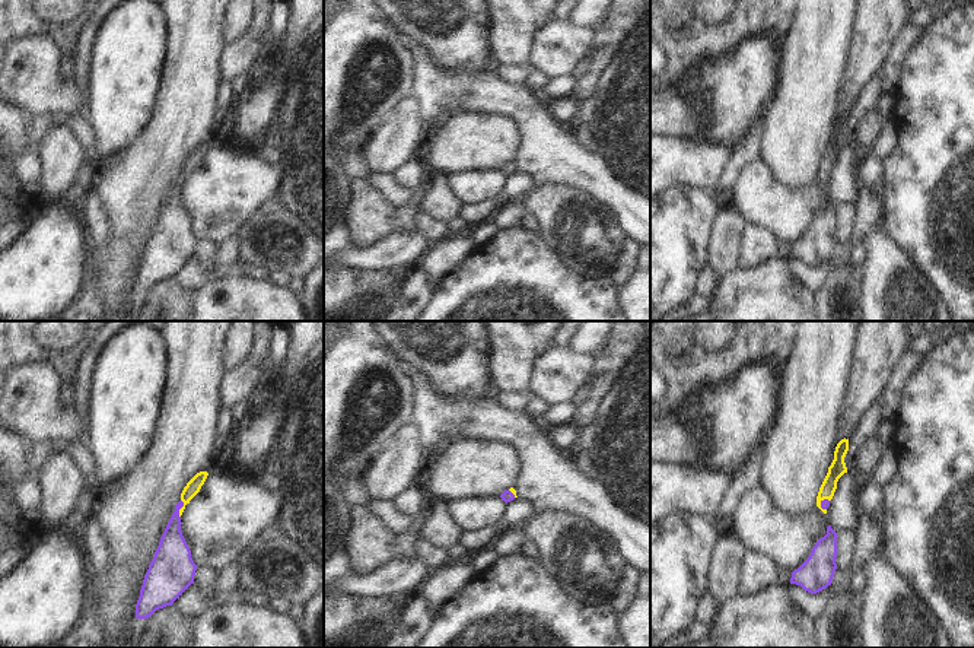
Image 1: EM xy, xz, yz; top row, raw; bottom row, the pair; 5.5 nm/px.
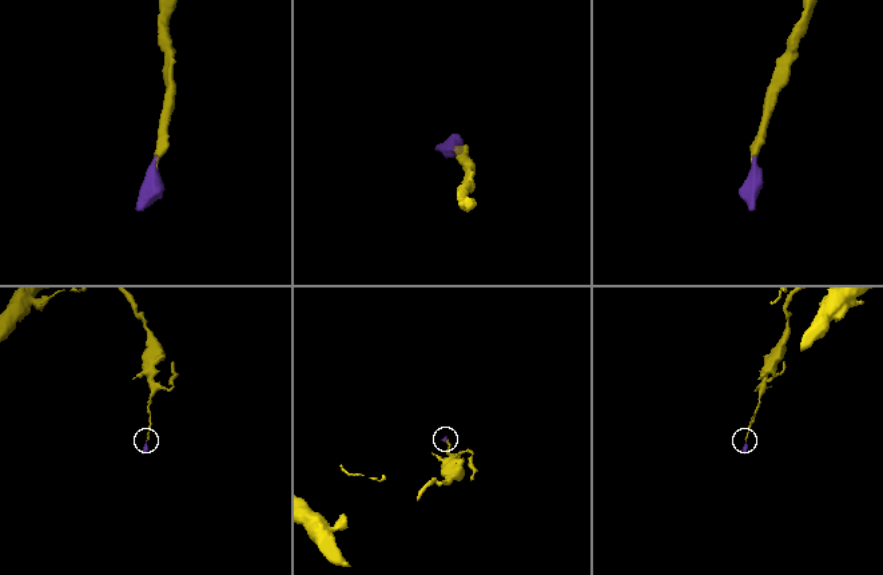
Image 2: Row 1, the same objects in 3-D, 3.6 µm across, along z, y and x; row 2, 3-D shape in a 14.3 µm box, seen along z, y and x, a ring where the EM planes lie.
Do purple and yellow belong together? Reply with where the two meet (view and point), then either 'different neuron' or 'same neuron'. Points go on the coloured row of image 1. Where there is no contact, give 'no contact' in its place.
contact xy (180, 508); same neuron

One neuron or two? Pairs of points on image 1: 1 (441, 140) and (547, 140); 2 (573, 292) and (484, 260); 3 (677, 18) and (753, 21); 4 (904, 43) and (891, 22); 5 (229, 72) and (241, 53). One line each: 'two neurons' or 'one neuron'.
1: two neurons
2: one neuron
3: one neuron
4: two neurons
5: one neuron

